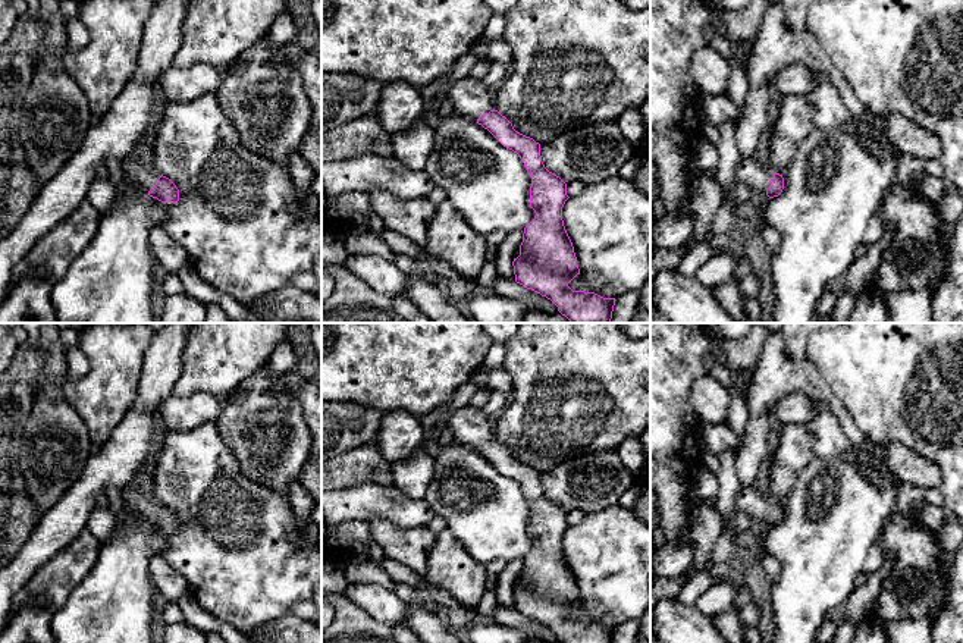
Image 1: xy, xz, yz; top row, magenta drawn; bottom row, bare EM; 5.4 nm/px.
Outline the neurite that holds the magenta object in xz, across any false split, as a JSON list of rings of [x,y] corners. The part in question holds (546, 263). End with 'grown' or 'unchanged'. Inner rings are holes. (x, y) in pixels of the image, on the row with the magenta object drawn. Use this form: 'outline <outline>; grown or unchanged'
outline [[[468,76],[457,81],[446,100],[457,115],[476,119],[504,147],[517,153],[530,173],[530,207],[536,216],[524,228],[520,255],[512,261],[515,282],[550,299],[571,323],[611,323],[615,298],[568,286],[580,275],[562,220],[562,207],[570,197],[567,184],[545,167],[540,144],[514,129],[495,109],[482,81]]]; grown

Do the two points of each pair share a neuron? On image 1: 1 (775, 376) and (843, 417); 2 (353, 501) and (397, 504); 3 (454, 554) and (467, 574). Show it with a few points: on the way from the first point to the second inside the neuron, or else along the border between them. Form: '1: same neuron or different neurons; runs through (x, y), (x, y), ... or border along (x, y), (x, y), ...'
1: same neuron; runs through (793, 376), (805, 378), (830, 400)
2: same neuron; runs through (363, 502), (386, 502)
3: same neuron; runs through (454, 560), (461, 570)

